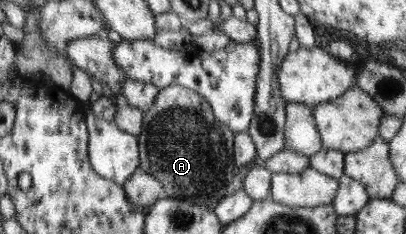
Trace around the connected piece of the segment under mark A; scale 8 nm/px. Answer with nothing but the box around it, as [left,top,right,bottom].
[138,85,235,211]

